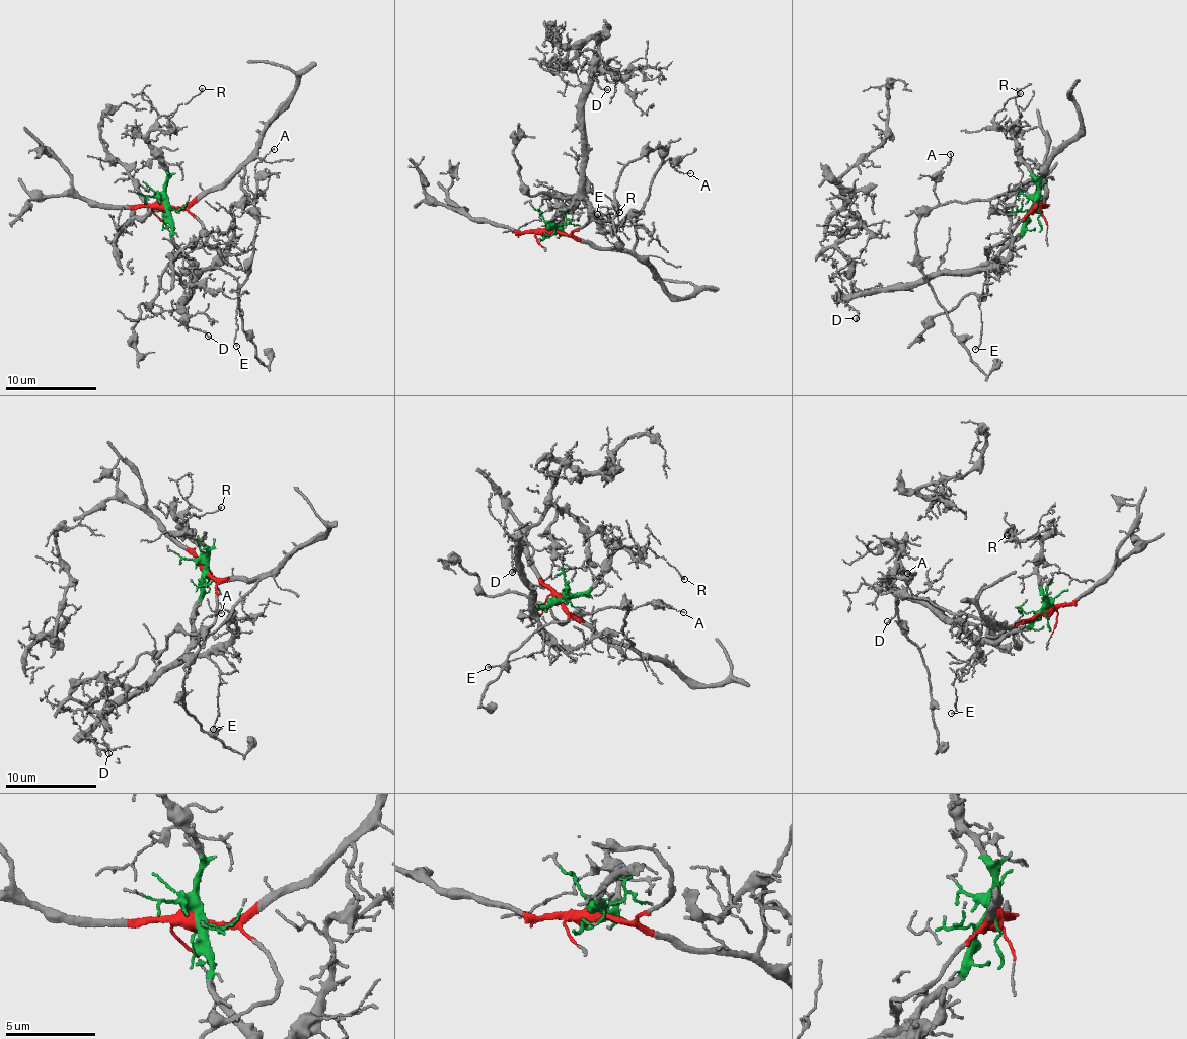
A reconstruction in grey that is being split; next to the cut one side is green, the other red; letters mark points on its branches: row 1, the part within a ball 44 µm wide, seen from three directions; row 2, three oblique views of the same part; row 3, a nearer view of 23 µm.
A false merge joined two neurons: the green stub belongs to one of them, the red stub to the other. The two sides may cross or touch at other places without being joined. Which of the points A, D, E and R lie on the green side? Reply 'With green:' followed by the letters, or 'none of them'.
With green: D, E, R

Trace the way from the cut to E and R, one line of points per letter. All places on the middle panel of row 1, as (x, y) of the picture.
E: (549, 230), (550, 223), (581, 199), (602, 214), (612, 214), (608, 212), (600, 218), (597, 213)
R: (549, 230), (560, 226), (563, 215), (557, 201), (560, 195), (581, 193), (589, 182), (593, 191), (619, 212)

